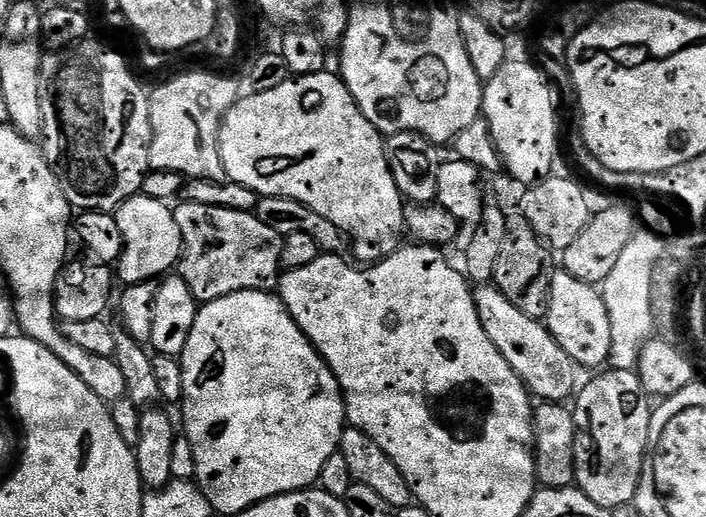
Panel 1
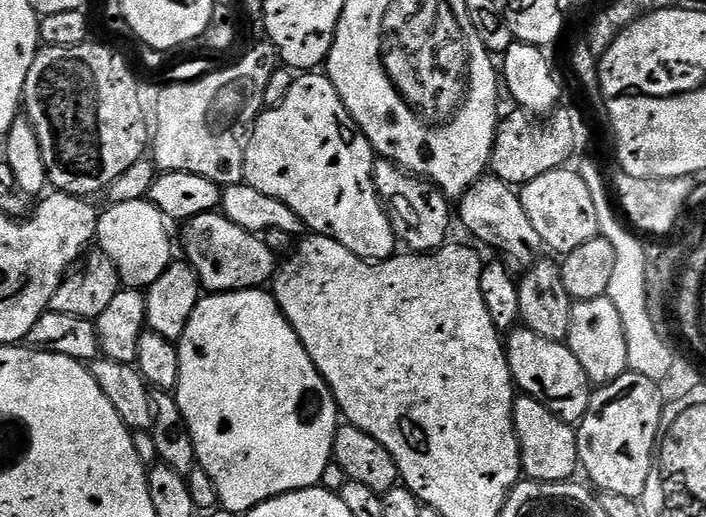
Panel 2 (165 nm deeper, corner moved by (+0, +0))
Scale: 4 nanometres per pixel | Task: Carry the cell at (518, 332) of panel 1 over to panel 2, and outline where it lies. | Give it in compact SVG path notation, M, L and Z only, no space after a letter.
M517 326L507 333L506 351L515 387L523 395L542 402L542 406L558 414L558 418L567 424L579 425L592 405L594 385L588 379L586 370L582 370L582 362L578 362L578 358L574 358L568 349L567 343L542 338L542 334L534 334L534 330Z

